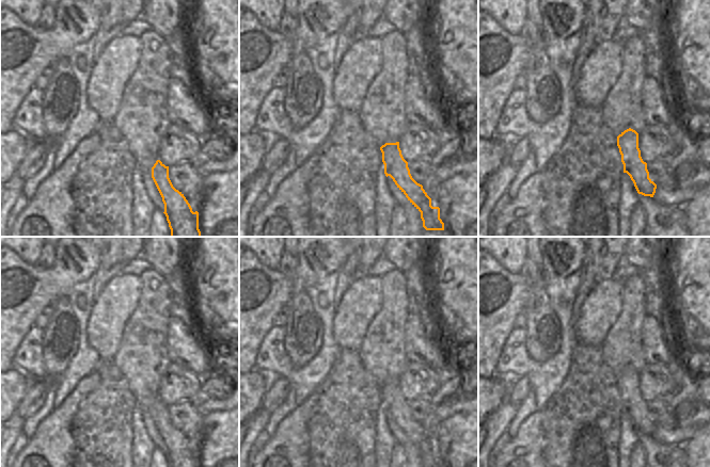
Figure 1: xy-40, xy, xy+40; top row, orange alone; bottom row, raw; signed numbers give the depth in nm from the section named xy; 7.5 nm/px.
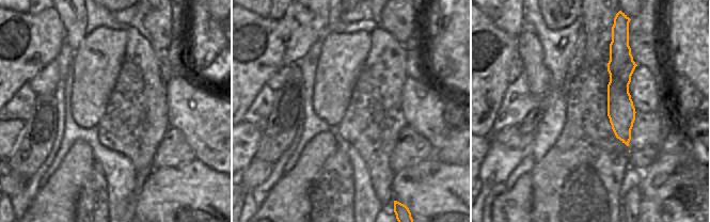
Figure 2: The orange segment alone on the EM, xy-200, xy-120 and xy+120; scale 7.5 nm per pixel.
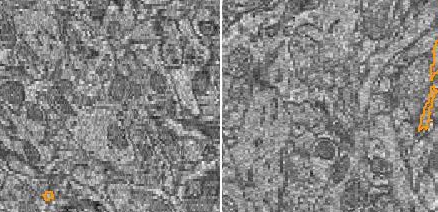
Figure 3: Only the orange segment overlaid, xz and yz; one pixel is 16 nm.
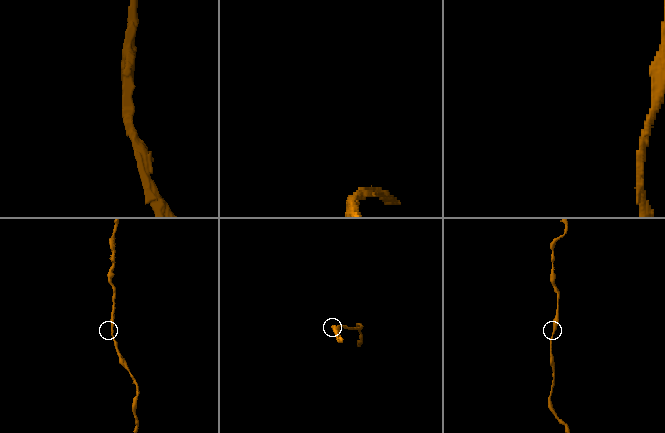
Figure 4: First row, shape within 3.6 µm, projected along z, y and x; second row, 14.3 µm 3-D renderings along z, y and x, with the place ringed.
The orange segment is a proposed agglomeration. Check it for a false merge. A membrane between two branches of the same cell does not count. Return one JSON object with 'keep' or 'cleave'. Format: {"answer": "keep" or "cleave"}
{"answer": "keep"}

